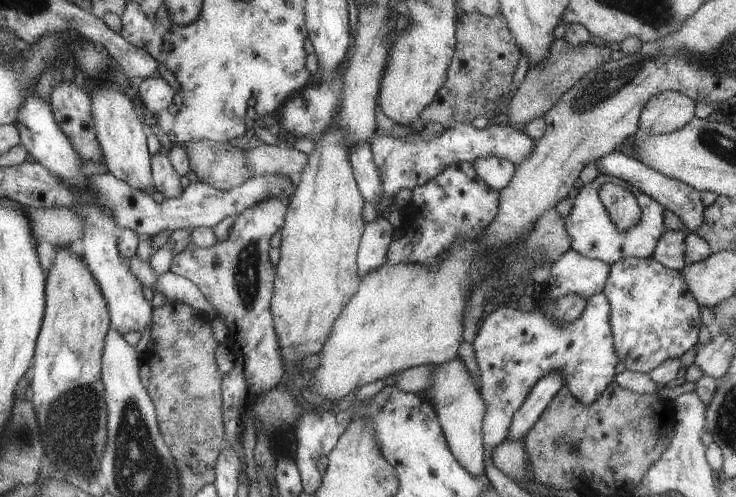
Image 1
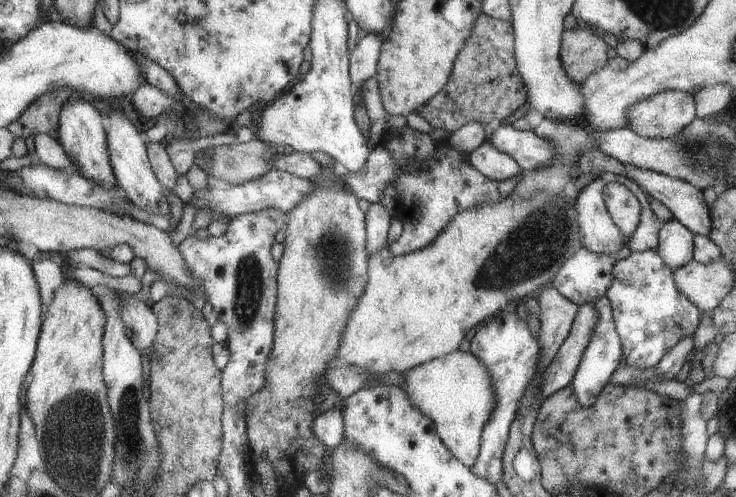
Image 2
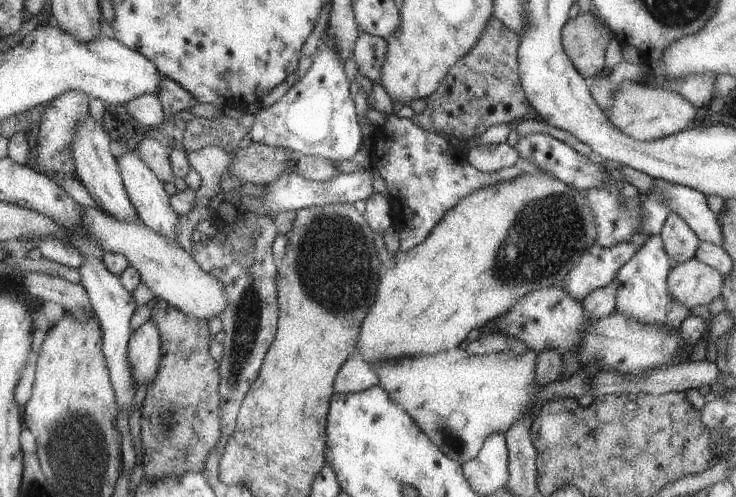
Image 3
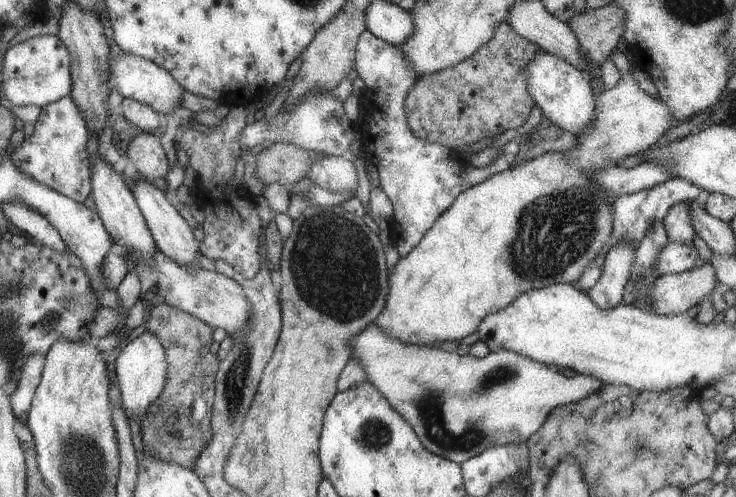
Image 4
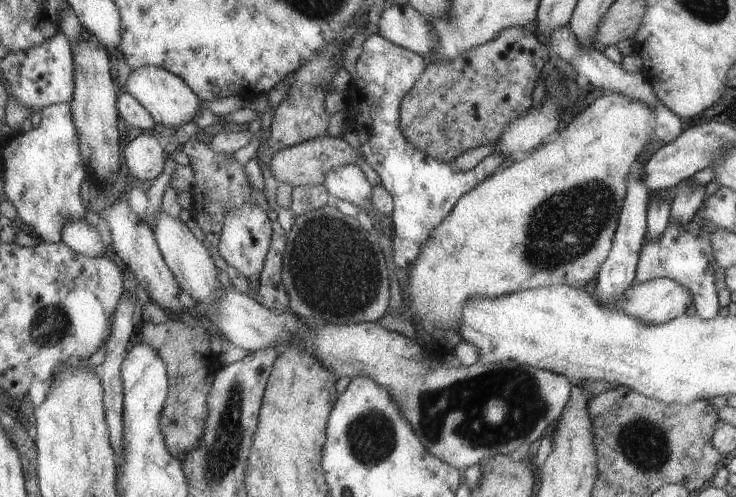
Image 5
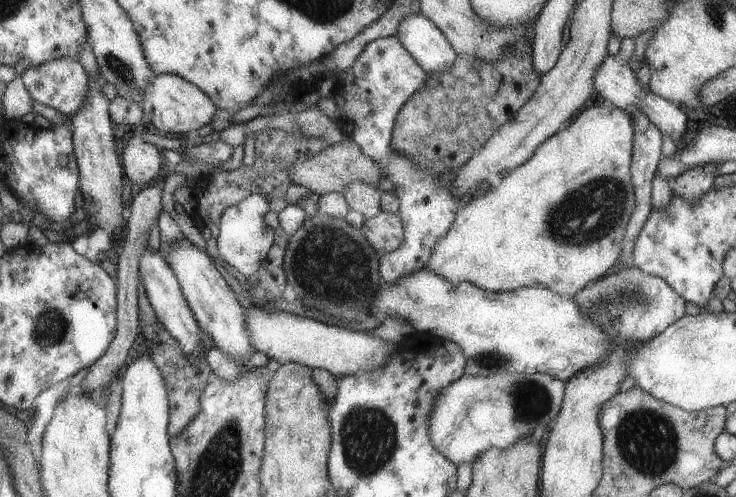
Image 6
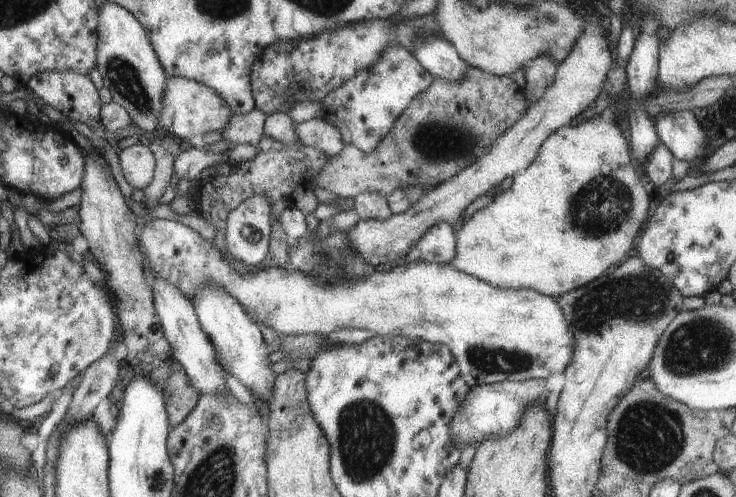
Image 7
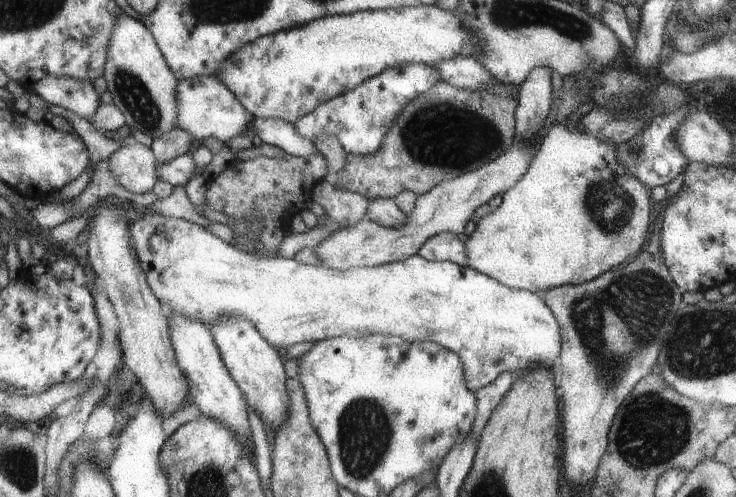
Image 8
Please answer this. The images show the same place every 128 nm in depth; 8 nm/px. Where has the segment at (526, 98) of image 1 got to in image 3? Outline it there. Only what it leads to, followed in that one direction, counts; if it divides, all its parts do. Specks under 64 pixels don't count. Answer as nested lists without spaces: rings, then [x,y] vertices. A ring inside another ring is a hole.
[[[581,12],[562,27],[562,48],[579,74],[589,80],[605,71],[603,54],[611,33],[593,12]]]

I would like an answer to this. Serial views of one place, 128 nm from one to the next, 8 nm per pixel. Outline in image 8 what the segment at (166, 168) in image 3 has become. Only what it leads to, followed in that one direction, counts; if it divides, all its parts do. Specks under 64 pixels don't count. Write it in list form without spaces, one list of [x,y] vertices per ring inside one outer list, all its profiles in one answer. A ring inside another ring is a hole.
[[[129,141],[107,158],[107,168],[115,182],[134,194],[151,191],[155,184],[155,160],[149,144]]]

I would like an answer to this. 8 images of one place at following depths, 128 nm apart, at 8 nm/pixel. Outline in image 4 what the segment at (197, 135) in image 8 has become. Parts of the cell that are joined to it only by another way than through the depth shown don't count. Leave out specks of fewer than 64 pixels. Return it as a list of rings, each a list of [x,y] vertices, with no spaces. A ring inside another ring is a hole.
[[[119,54],[109,62],[107,72],[107,86],[111,90],[117,90],[122,98],[131,98],[147,104],[155,109],[155,112],[167,114],[175,108],[179,108],[179,100],[183,100],[183,88],[178,84],[169,72],[150,60],[131,56],[131,54]]]

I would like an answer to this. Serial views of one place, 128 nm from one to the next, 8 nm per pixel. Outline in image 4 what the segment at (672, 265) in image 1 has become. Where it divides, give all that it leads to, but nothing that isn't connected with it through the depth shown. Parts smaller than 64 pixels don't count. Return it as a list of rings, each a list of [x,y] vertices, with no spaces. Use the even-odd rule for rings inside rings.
[[[689,201],[675,203],[667,210],[666,216],[663,216],[662,222],[668,242],[679,242],[679,244],[692,242],[695,231],[692,227],[689,203]]]

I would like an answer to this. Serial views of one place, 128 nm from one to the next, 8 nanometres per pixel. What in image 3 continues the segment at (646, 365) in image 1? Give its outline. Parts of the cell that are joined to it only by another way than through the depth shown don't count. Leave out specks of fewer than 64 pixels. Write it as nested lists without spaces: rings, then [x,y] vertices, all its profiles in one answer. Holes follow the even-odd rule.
[[[659,234],[649,235],[635,254],[618,268],[614,312],[637,324],[661,324],[669,330],[678,330],[689,316],[689,310],[667,292],[666,281],[670,270],[670,257],[663,248],[662,237]]]

